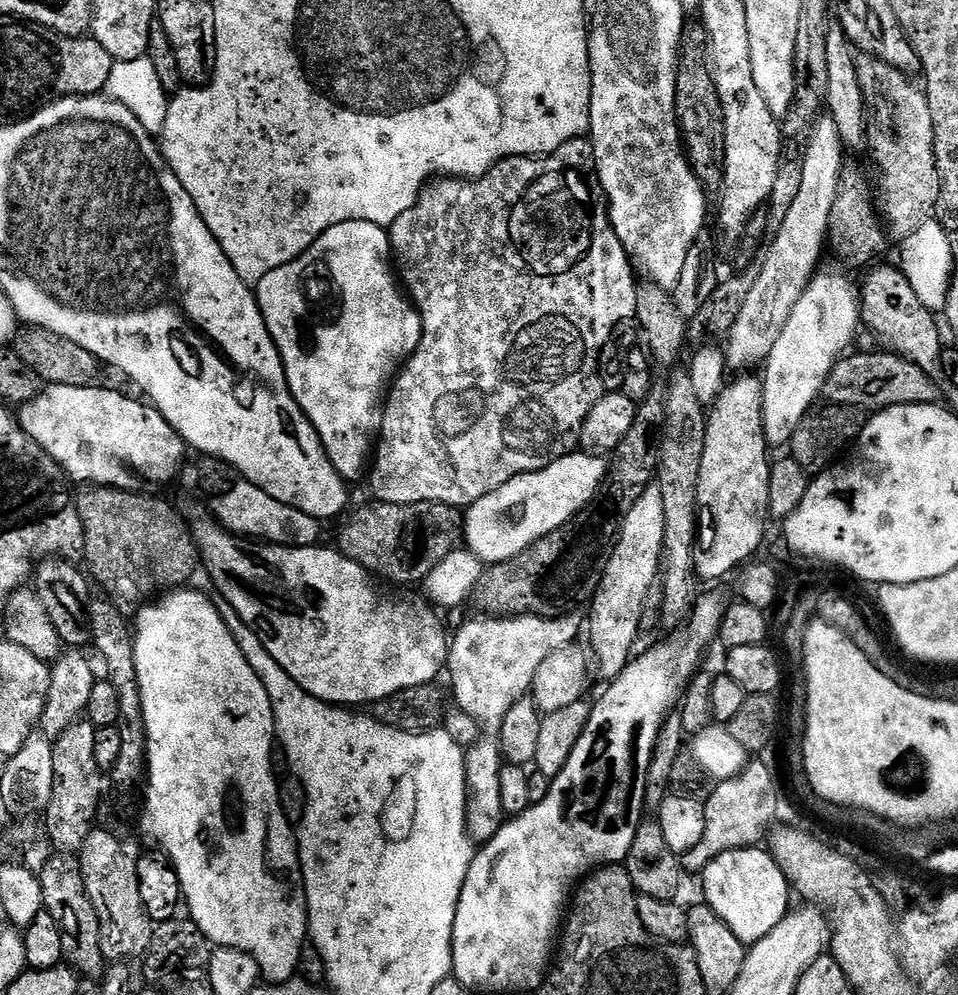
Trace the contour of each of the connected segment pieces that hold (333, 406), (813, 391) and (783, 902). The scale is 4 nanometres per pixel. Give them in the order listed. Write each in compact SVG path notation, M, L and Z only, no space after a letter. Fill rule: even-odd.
M348 220L346 223L339 224L338 226L330 226L330 230L326 230L319 236L304 255L292 261L290 267L279 268L262 277L259 284L255 285L254 291L256 300L260 304L260 313L266 322L268 333L276 347L275 354L281 358L282 376L284 376L285 382L288 383L288 388L292 391L293 398L296 399L297 406L295 407L307 417L313 430L319 436L320 443L328 454L328 461L332 463L334 470L340 475L340 479L345 482L351 482L351 480L354 480L353 482L359 481L360 471L364 467L367 469L370 464L370 453L374 448L372 435L375 437L381 431L382 399L389 391L390 381L393 379L398 365L401 362L407 361L408 357L416 351L418 343L416 306L405 295L401 285L398 283L398 276L394 271L393 261L390 259L389 229L385 225L376 223L375 220ZM292 319L296 319L296 328L288 328L288 320Z
M817 271L798 298L794 310L790 310L790 318L774 346L770 350L766 363L763 365L762 379L764 384L764 434L769 445L787 445L792 434L815 405L821 399L823 384L838 360L852 347L852 339L856 336L856 327L860 328L861 293L857 285L852 285L848 276L840 272Z
M763 847L731 849L714 858L702 871L706 904L729 928L733 937L740 939L744 946L758 943L790 911L788 892L790 885L784 871L771 852Z

